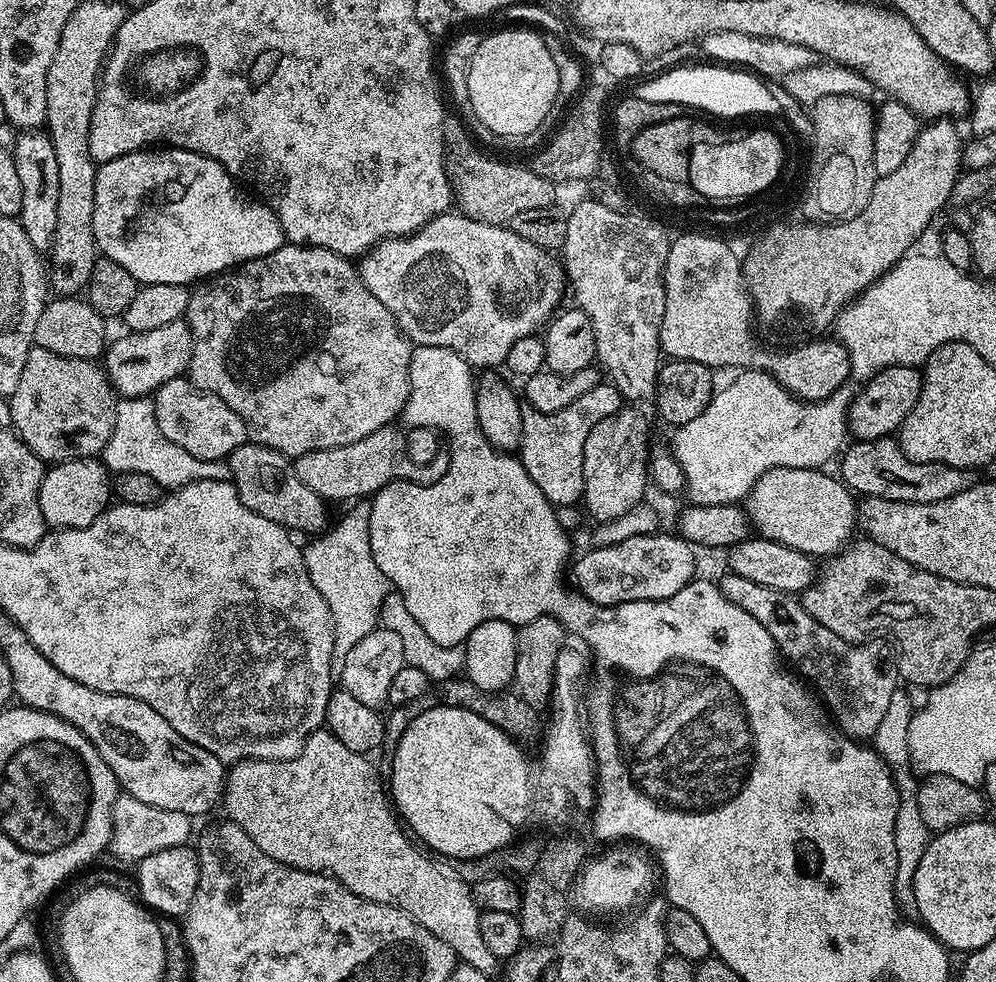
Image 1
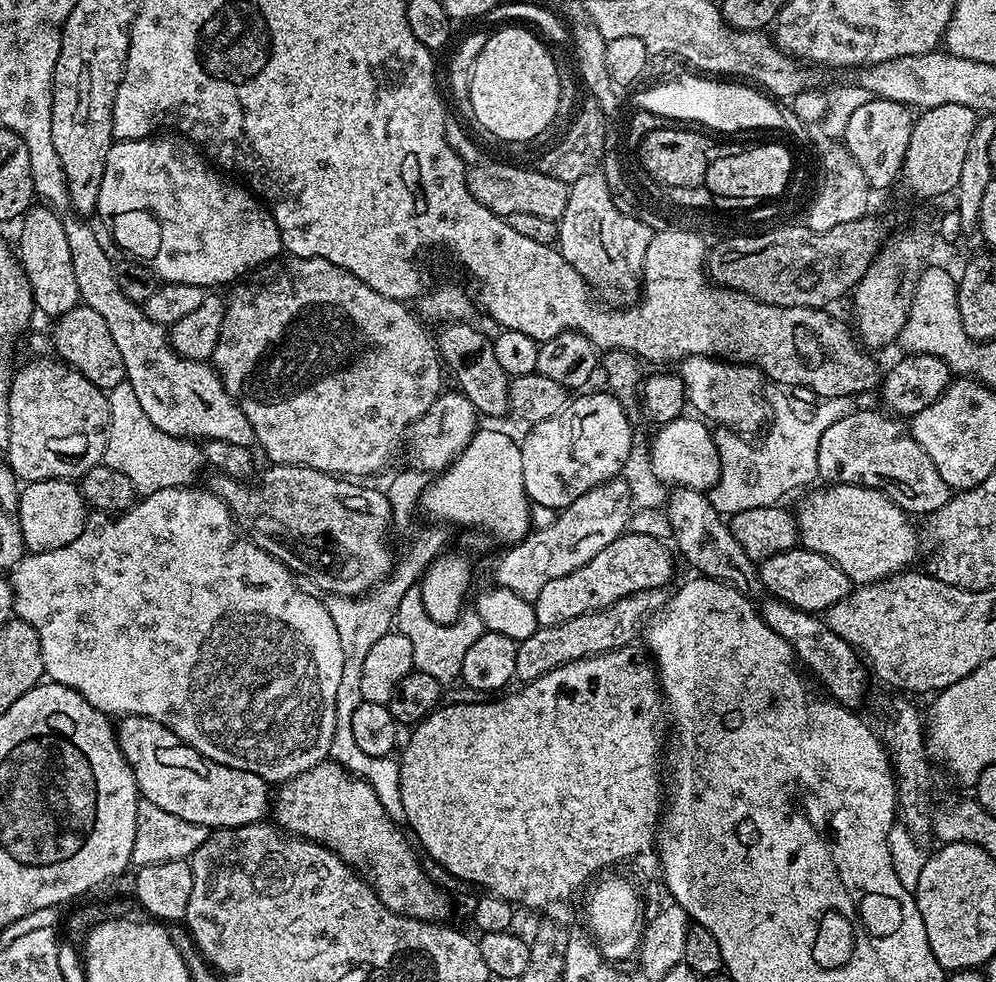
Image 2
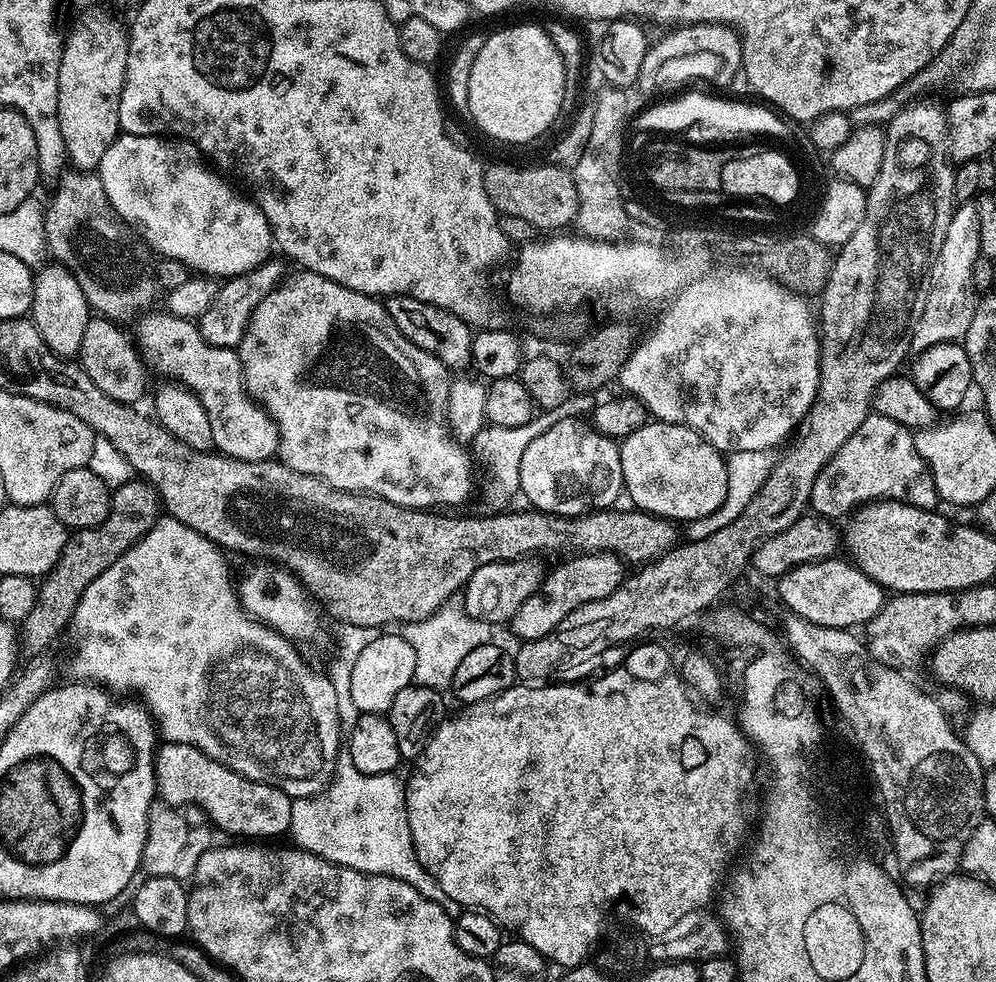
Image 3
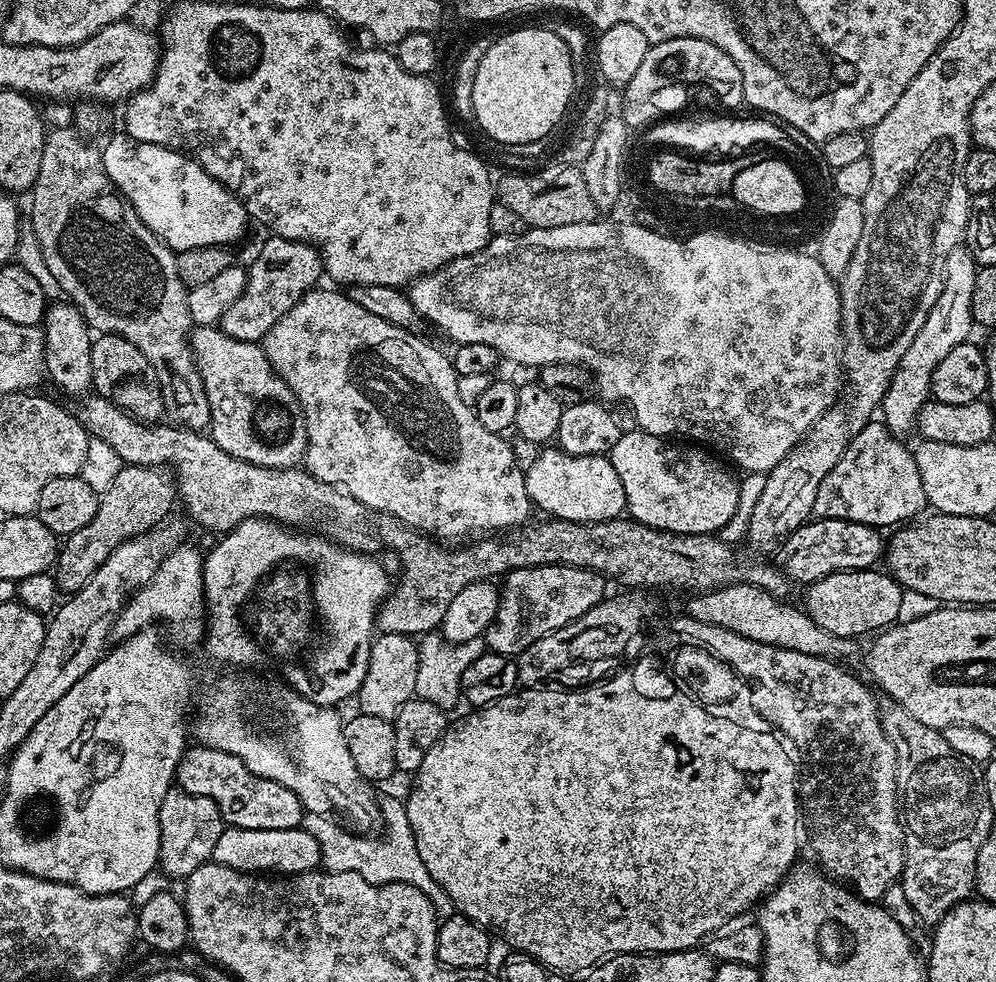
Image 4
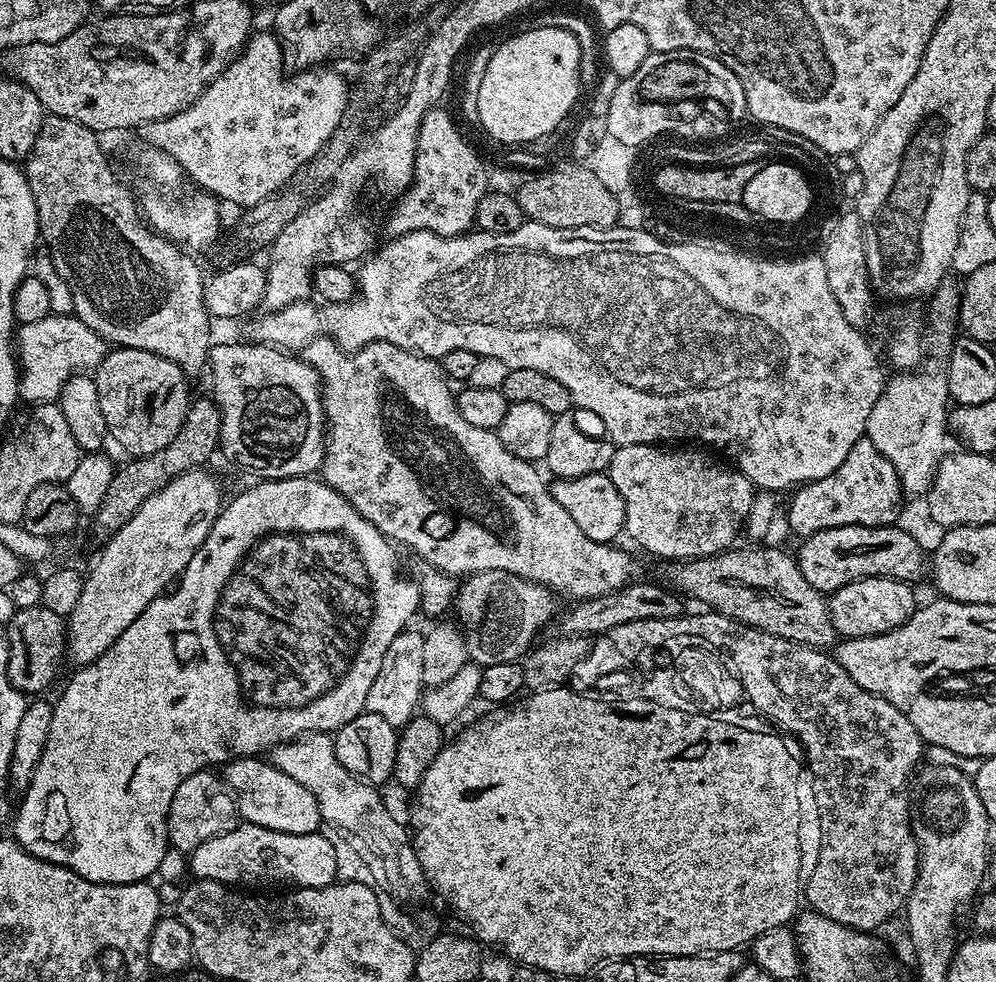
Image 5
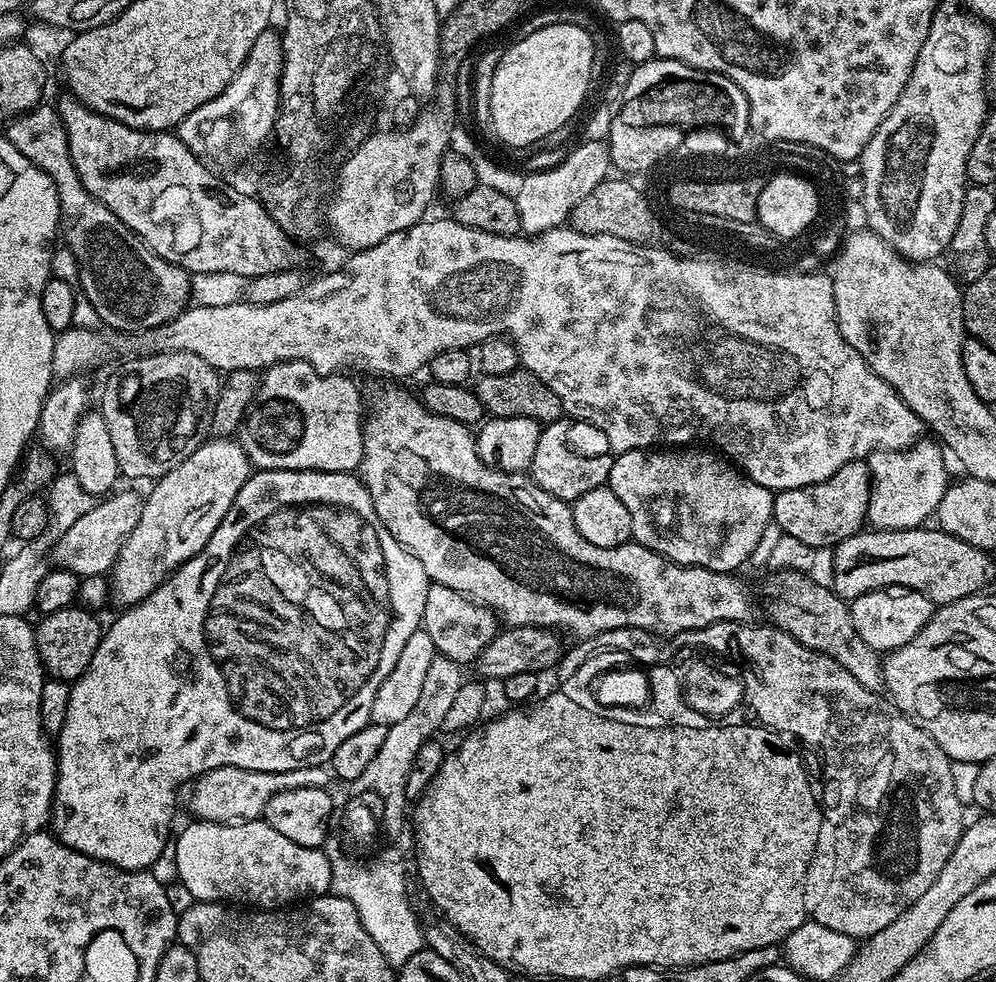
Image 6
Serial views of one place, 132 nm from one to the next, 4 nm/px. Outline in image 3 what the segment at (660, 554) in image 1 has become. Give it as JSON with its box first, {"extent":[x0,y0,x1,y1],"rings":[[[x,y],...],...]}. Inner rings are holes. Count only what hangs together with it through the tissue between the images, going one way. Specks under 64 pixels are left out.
{"extent":[510,552,626,641],"rings":[[[590,552],[573,556],[573,560],[558,565],[553,572],[551,569],[540,583],[540,589],[530,594],[530,598],[526,598],[526,602],[522,602],[512,616],[510,627],[517,641],[533,640],[542,638],[542,634],[550,634],[560,625],[562,618],[574,614],[578,606],[586,606],[586,602],[614,594],[614,590],[618,590],[626,579],[625,561],[615,552]]]}

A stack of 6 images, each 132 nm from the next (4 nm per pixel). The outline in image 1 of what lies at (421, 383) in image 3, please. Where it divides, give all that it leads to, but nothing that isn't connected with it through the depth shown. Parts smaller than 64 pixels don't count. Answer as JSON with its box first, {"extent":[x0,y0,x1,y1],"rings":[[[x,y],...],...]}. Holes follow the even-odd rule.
{"extent":[186,242,413,458],"rings":[[[285,242],[278,250],[274,250],[274,254],[247,260],[245,264],[233,266],[193,287],[188,298],[186,319],[192,331],[192,357],[186,373],[187,379],[203,392],[212,392],[222,398],[222,402],[226,402],[226,406],[230,406],[230,410],[234,410],[234,414],[242,418],[251,443],[273,448],[281,457],[295,458],[310,454],[314,450],[326,450],[358,442],[366,438],[366,434],[373,434],[384,425],[391,425],[403,413],[408,401],[413,345],[396,325],[390,310],[386,310],[386,306],[382,306],[382,302],[378,302],[378,298],[370,294],[357,265],[337,252],[325,248],[311,248],[308,244]]]}

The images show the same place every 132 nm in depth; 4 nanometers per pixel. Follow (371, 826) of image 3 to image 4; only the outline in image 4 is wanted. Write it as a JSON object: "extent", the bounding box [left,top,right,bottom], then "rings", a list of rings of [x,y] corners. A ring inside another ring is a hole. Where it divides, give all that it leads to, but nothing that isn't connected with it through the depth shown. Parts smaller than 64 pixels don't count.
{"extent":[302,800,453,914],"rings":[[[384,800],[379,801],[382,825],[384,824],[384,837],[381,840],[371,840],[368,834],[357,834],[339,823],[333,822],[327,816],[319,816],[313,812],[307,813],[302,821],[302,827],[318,841],[320,858],[323,867],[330,872],[353,872],[362,874],[366,882],[371,884],[409,884],[420,888],[426,898],[436,907],[437,913],[448,914],[453,911],[450,898],[430,878],[430,870],[422,866],[422,858],[418,854],[416,839],[404,809],[405,801]]]}

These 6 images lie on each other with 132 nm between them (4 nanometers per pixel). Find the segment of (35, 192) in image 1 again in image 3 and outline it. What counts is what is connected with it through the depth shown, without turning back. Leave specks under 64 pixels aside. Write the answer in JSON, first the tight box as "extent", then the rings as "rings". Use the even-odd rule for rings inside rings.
{"extent":[30,262,90,358],"rings":[[[48,262],[35,273],[30,319],[52,352],[65,358],[75,357],[79,353],[82,330],[86,330],[88,325],[90,309],[86,294],[82,294],[82,286],[78,286],[78,278],[74,278],[69,268],[59,262]]]}

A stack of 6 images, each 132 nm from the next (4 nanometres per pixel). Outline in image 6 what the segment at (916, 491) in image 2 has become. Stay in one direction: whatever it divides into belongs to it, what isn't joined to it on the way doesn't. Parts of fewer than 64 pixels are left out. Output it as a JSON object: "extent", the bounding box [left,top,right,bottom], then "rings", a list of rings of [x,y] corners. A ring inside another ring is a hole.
{"extent":[772,459,872,549],"rings":[[[863,459],[852,460],[842,466],[826,482],[775,493],[772,498],[772,519],[781,533],[808,548],[835,549],[837,544],[850,538],[865,527],[868,503],[872,493],[872,475]]]}

